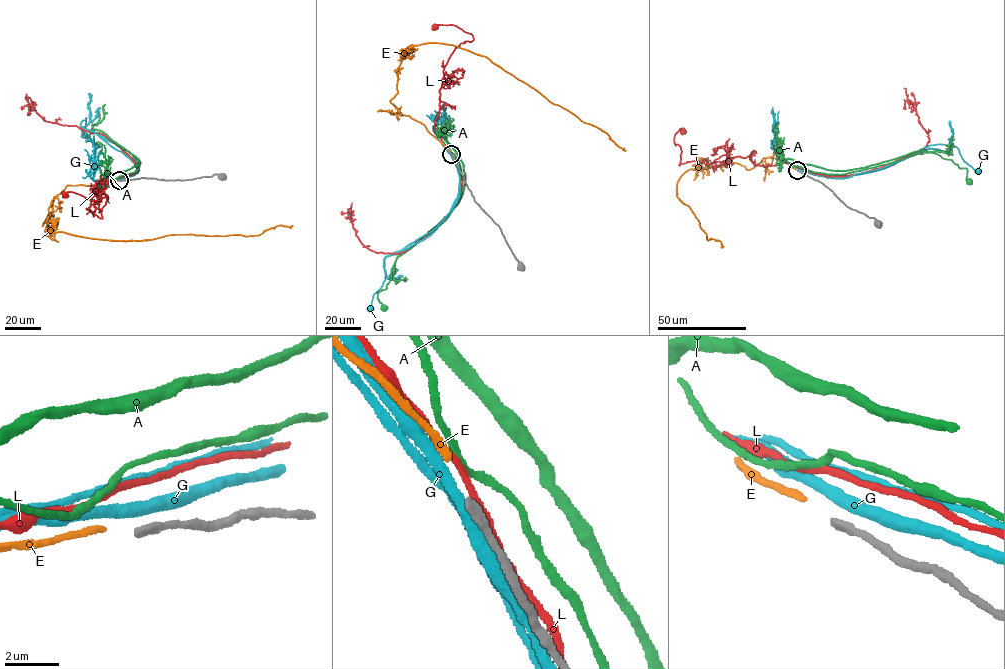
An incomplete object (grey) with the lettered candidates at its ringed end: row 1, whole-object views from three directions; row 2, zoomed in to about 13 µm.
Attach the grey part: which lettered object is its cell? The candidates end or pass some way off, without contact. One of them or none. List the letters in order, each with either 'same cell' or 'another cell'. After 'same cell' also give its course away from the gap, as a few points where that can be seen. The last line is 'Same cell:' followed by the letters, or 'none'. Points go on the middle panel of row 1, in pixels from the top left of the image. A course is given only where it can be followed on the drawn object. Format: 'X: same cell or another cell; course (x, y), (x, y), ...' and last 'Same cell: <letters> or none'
A: another cell
E: same cell; course (449, 152), (423, 124), (400, 115), (391, 103), (401, 60), (418, 45), (447, 44), (487, 57), (625, 150)
G: another cell
L: another cell
Same cell: E

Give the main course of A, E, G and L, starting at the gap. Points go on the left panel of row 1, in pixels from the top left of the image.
A: (118, 178), (135, 171), (139, 164), (131, 154), (92, 129), (93, 133), (87, 137), (98, 145)
E: (117, 180), (68, 185), (51, 201), (48, 227), (54, 233), (132, 241), (180, 234), (253, 236), (292, 225)
G: (118, 179), (135, 171), (134, 162), (82, 127), (86, 118), (84, 135)
L: (119, 178), (102, 182), (96, 196), (93, 190), (89, 195), (89, 211), (102, 218), (106, 198), (65, 195)

